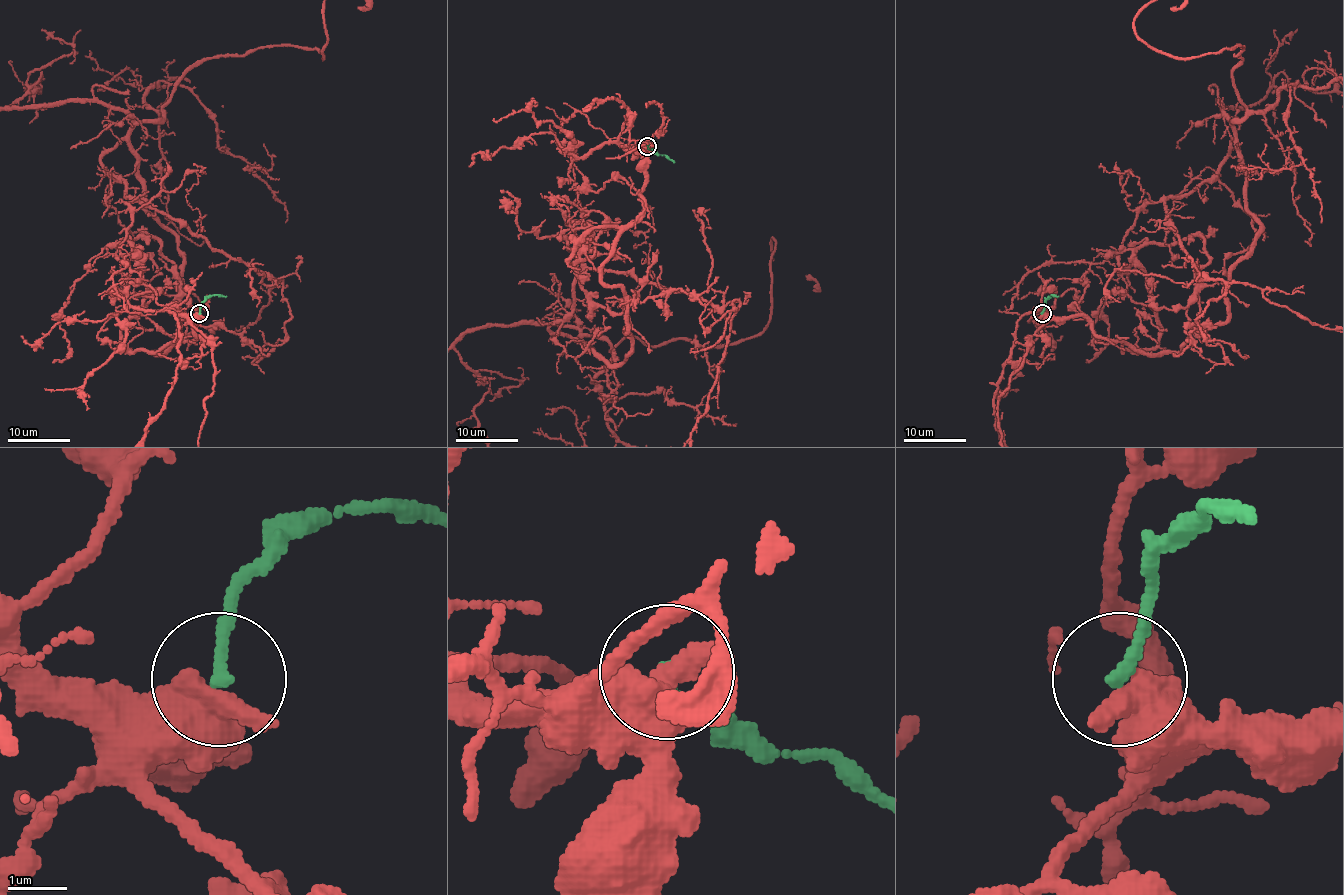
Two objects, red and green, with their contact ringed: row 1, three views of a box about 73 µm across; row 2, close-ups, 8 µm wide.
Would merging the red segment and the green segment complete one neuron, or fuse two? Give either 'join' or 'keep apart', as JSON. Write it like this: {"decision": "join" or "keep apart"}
{"decision": "keep apart"}

